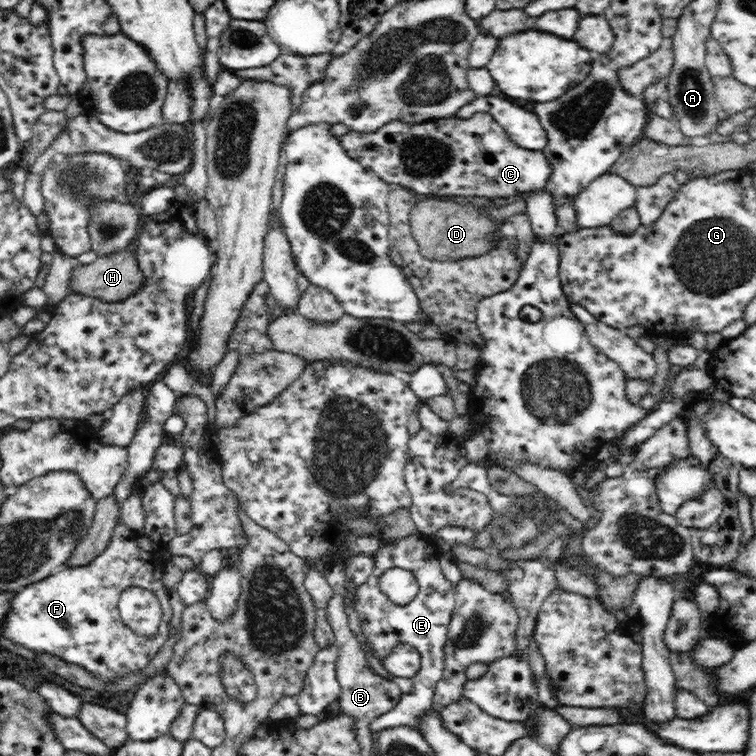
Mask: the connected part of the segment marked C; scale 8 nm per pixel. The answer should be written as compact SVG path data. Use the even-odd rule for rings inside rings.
M475 112L463 120L454 116L426 123L394 120L372 133L351 130L340 137L340 144L389 186L410 188L421 195L511 200L545 189L553 174L544 151L520 148L486 112Z

